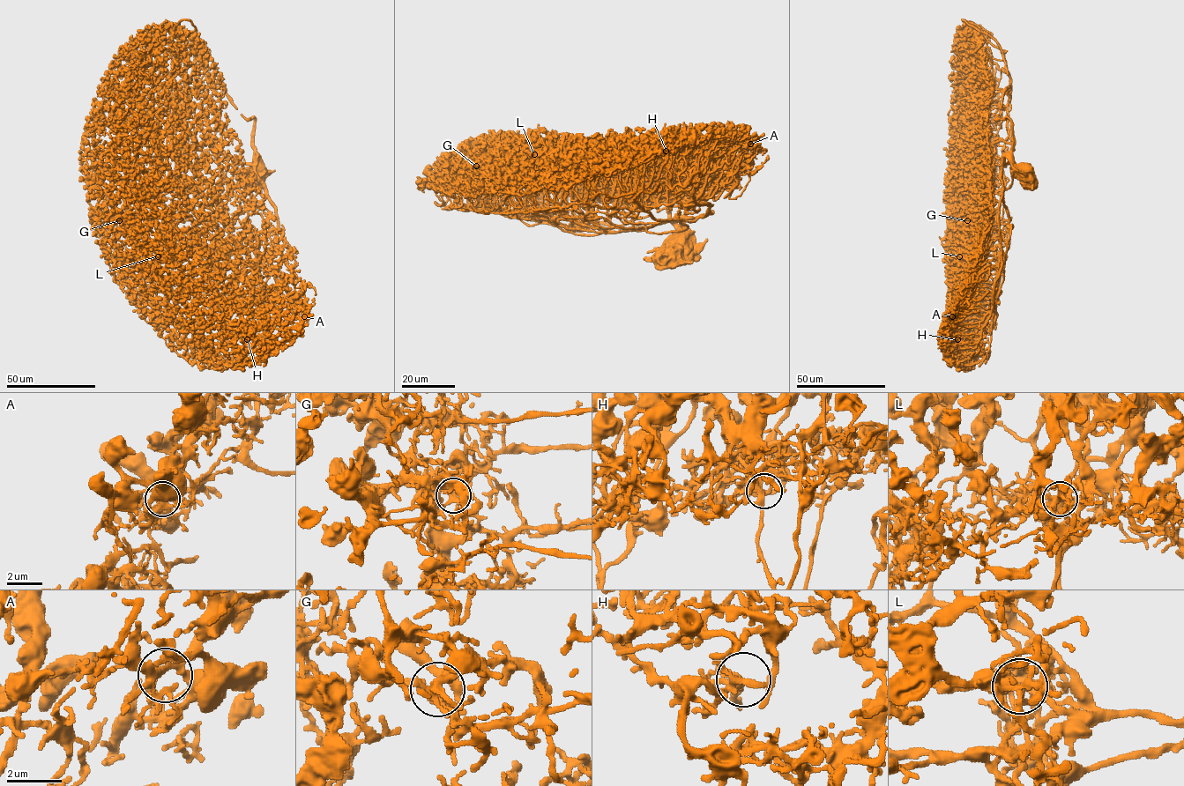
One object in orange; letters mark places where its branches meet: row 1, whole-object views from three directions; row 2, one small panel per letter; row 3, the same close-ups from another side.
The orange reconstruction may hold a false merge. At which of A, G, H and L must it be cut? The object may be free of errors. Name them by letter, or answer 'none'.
none

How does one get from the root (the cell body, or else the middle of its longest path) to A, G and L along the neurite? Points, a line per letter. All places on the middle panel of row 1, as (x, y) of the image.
A: (679, 250), (677, 217), (711, 213), (702, 217), (710, 205), (696, 201), (705, 177), (750, 144)
G: (679, 250), (672, 242), (683, 226), (674, 218), (611, 233), (517, 218), (505, 211), (500, 166), (475, 166)
L: (679, 250), (677, 217), (692, 218), (603, 227), (584, 217), (587, 176), (534, 155)

